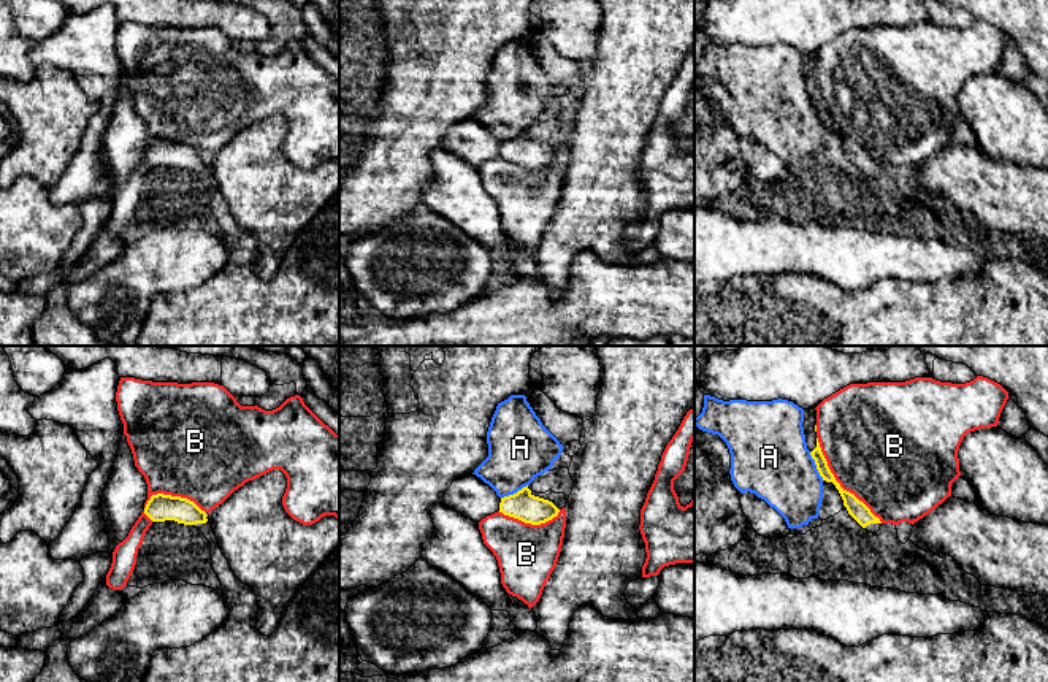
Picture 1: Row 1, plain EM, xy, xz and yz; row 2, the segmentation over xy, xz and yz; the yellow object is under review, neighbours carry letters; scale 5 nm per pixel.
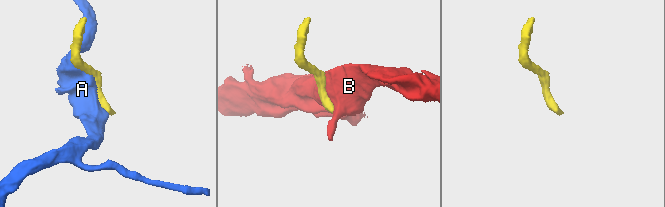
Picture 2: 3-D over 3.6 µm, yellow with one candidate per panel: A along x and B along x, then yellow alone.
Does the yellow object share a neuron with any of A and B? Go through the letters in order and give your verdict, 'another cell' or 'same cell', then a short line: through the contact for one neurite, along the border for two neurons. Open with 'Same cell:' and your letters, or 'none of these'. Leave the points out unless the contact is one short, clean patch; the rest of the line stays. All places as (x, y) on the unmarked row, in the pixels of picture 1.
Same cell: none of these
A: another cell
B: another cell

